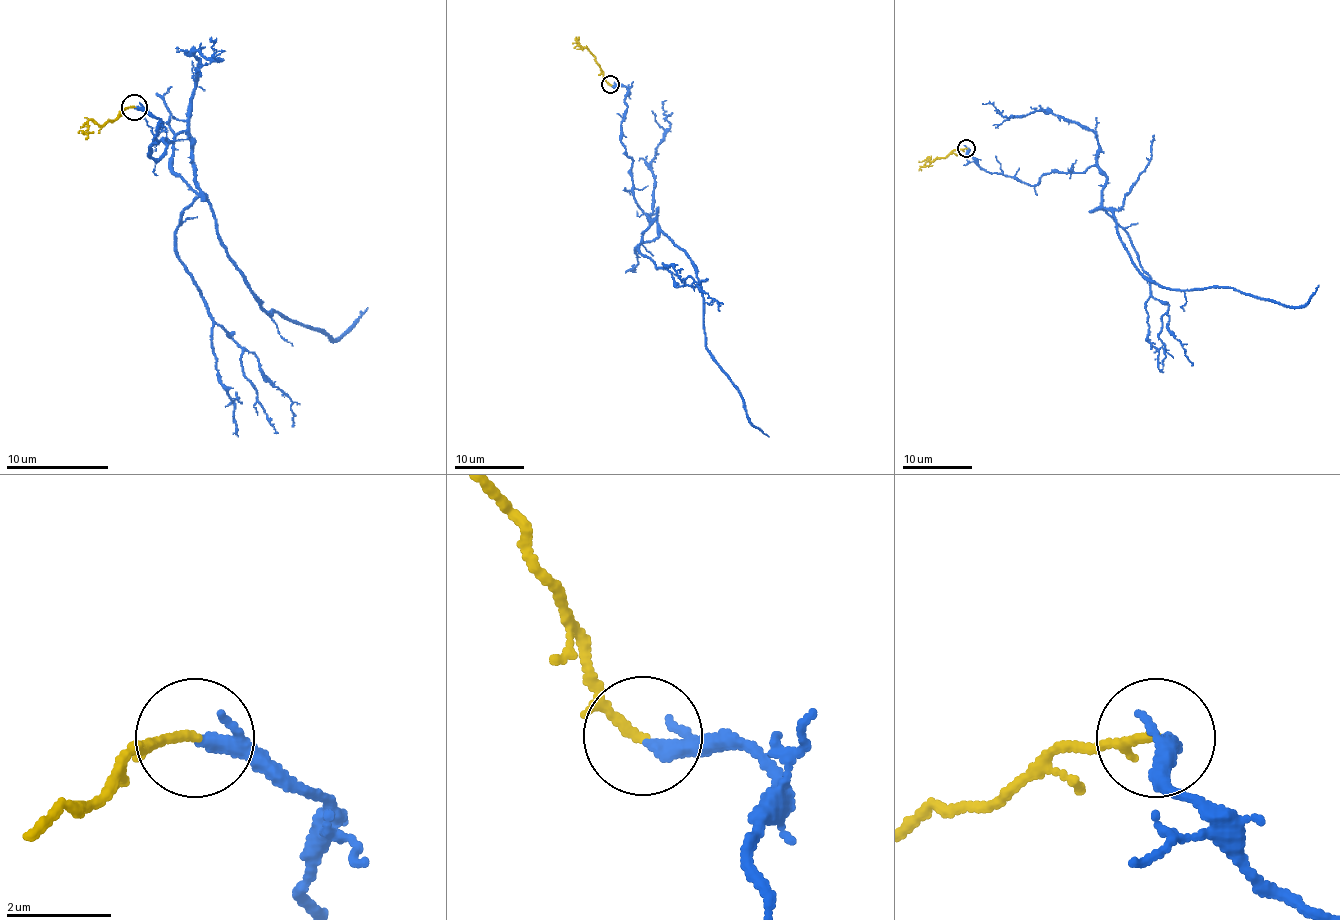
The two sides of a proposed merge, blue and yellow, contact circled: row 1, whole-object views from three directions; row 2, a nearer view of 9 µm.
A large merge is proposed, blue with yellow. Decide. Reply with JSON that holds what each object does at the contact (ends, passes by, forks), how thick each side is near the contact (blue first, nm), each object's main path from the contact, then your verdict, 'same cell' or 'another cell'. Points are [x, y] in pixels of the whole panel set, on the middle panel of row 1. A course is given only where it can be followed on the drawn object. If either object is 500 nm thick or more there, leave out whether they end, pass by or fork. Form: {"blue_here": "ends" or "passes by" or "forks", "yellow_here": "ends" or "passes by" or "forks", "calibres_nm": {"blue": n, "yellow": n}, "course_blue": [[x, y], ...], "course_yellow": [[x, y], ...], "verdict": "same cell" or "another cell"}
{"blue_here": "passes by", "yellow_here": "ends", "calibres_nm": {"blue": 220, "yellow": 170}, "course_blue": [[611, 86], [626, 89], [621, 133], [632, 196], [693, 262], [705, 349], [747, 419], [769, 436]], "course_yellow": [[611, 84], [578, 37]], "verdict": "same cell"}

